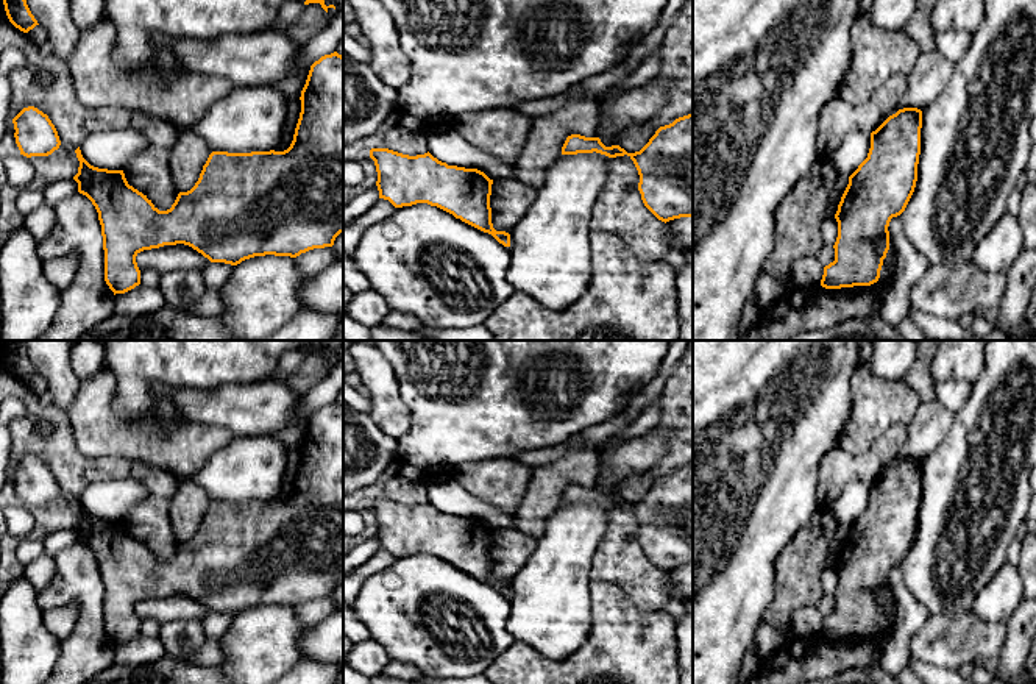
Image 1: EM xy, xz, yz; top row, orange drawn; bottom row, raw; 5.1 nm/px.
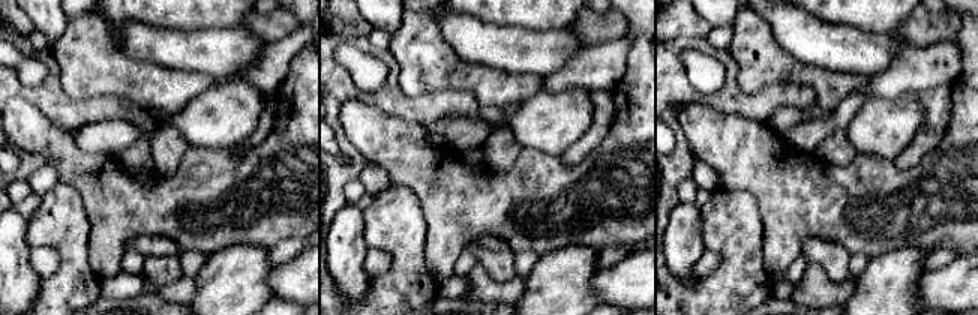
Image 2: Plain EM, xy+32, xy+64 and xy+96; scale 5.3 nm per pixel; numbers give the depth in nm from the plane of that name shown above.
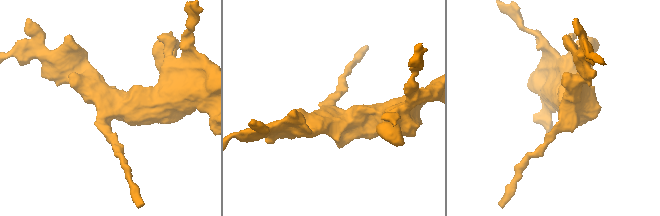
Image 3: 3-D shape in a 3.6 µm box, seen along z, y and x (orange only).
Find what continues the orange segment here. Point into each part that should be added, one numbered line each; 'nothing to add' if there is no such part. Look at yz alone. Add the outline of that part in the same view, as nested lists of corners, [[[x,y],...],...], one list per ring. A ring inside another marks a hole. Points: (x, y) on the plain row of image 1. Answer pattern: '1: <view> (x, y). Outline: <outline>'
nothing to add

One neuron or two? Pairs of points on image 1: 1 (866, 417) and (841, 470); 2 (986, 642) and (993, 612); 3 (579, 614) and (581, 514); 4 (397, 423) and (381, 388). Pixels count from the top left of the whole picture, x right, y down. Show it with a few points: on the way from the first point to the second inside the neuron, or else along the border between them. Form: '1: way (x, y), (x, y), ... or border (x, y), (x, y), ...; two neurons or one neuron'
1: border (882, 436), (860, 453), (846, 453), (838, 445); two neurons
2: border (971, 611), (983, 622), (1005, 623); two neurons
3: way (571, 589), (571, 539); one neuron
4: way (390, 414), (386, 397); one neuron

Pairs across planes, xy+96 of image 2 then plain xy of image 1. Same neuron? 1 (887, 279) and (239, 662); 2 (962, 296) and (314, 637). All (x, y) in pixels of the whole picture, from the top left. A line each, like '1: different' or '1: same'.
1: same
2: same

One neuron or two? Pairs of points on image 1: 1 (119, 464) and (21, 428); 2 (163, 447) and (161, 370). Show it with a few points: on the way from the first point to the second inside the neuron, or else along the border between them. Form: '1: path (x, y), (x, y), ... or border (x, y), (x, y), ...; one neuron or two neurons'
1: path (94, 466), (72, 466), (55, 448), (46, 447); one neuron
2: border (127, 417), (172, 423), (183, 422); two neurons

